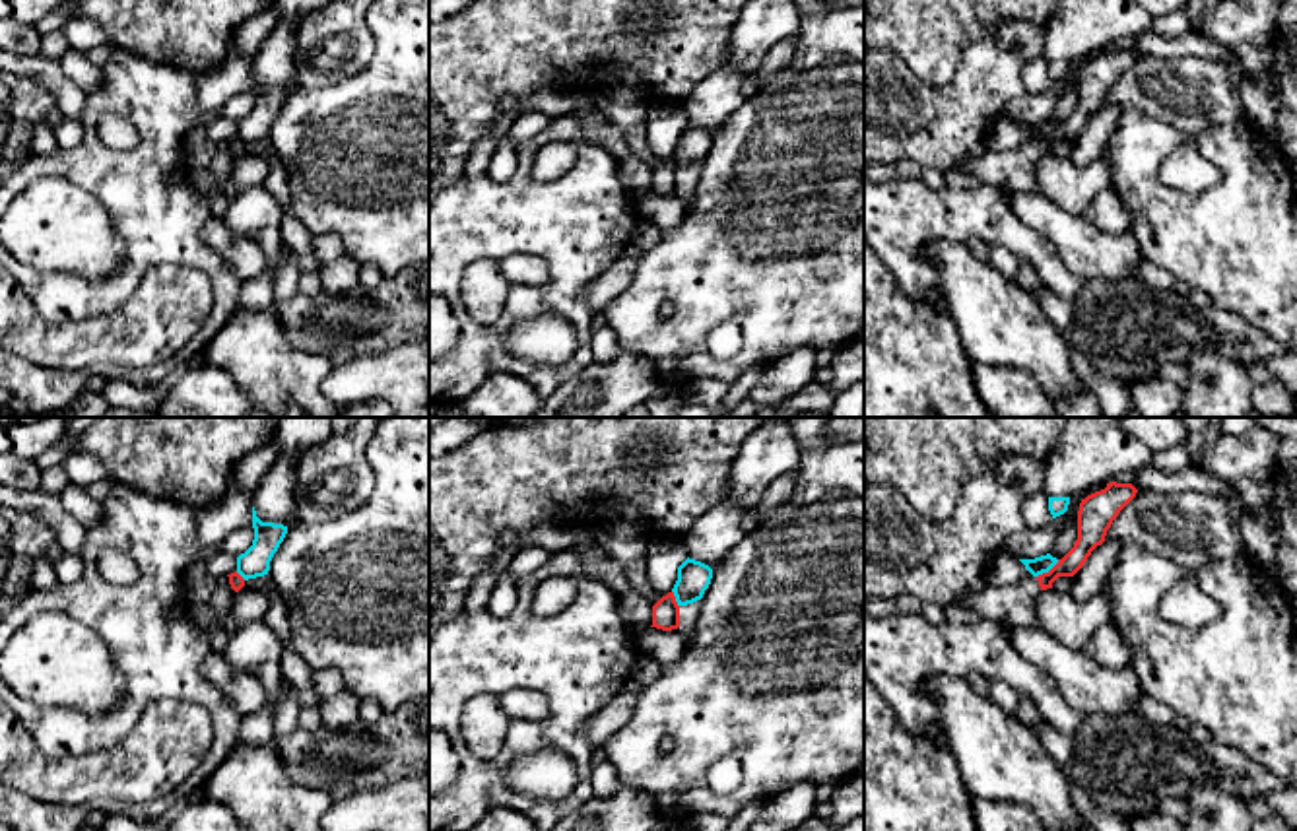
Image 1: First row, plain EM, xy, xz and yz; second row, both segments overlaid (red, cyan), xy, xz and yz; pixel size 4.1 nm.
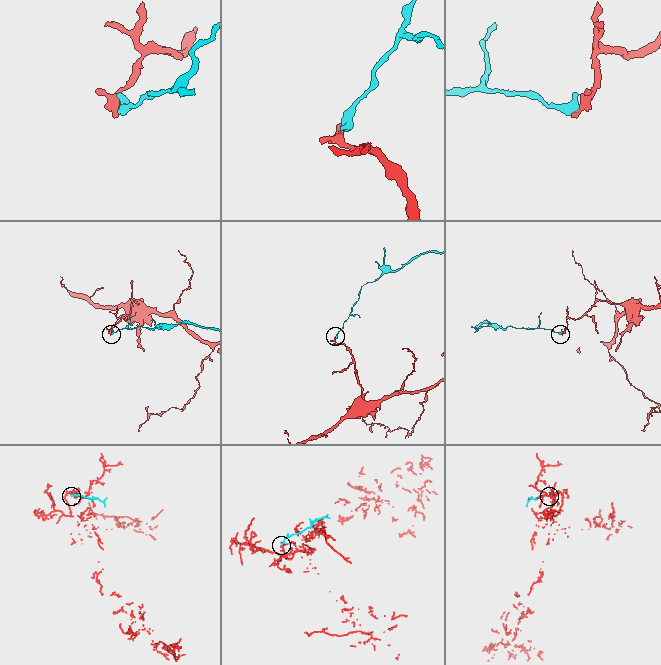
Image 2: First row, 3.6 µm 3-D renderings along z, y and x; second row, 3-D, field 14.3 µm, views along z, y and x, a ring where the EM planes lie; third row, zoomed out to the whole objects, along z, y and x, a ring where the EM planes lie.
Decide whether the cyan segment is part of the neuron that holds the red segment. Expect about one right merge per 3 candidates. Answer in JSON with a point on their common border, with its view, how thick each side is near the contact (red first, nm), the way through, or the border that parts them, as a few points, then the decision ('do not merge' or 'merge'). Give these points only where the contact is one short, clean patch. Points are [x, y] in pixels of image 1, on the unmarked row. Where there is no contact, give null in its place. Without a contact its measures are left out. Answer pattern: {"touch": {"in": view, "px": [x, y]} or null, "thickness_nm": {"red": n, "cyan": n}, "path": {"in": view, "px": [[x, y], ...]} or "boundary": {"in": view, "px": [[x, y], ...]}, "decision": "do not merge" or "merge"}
{"touch": {"in": "yz", "px": [1049, 136]}, "thickness_nm": {"red": 130, "cyan": 70}, "boundary": {"in": "yz", "px": [[1059, 125], [1037, 142]]}, "decision": "do not merge"}

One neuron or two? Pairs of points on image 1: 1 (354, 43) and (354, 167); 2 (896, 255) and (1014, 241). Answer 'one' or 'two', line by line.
1: two
2: one

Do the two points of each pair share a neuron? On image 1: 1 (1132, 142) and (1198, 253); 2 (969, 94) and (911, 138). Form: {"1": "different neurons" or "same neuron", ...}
{"1": "same neuron", "2": "same neuron"}

